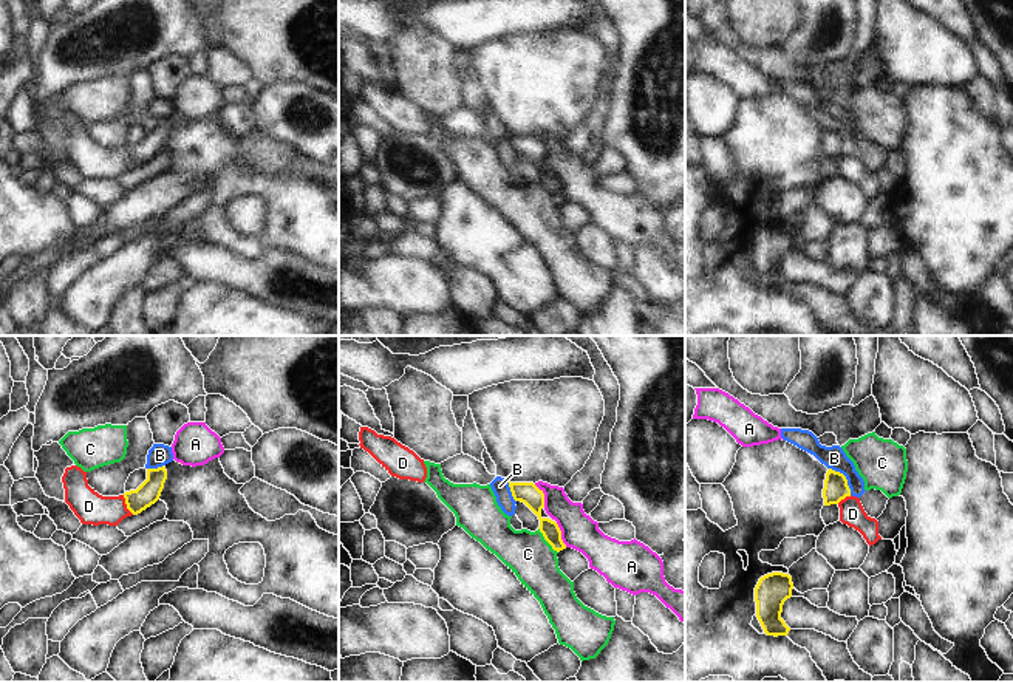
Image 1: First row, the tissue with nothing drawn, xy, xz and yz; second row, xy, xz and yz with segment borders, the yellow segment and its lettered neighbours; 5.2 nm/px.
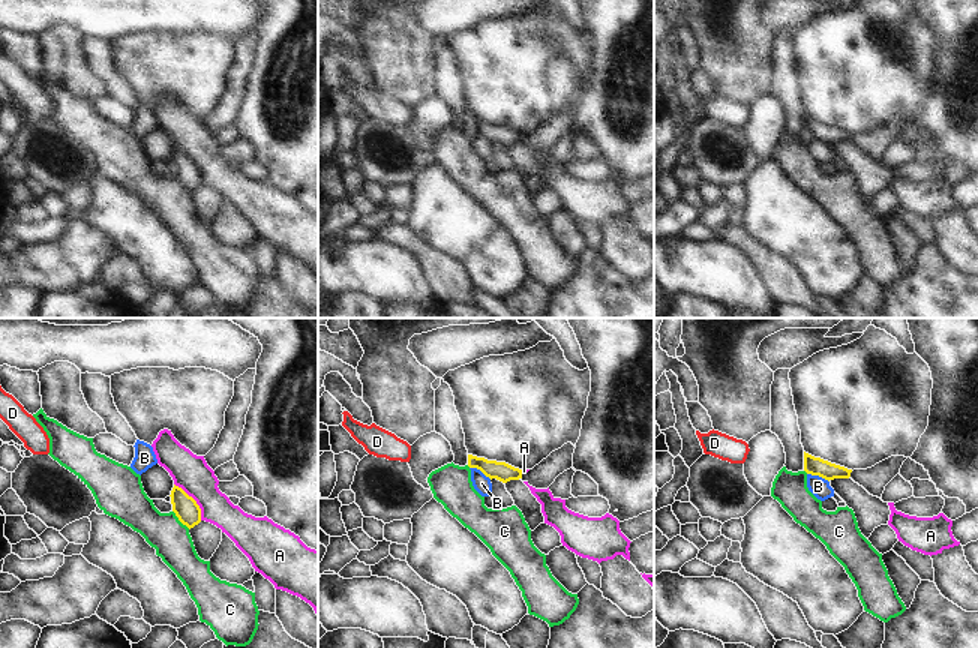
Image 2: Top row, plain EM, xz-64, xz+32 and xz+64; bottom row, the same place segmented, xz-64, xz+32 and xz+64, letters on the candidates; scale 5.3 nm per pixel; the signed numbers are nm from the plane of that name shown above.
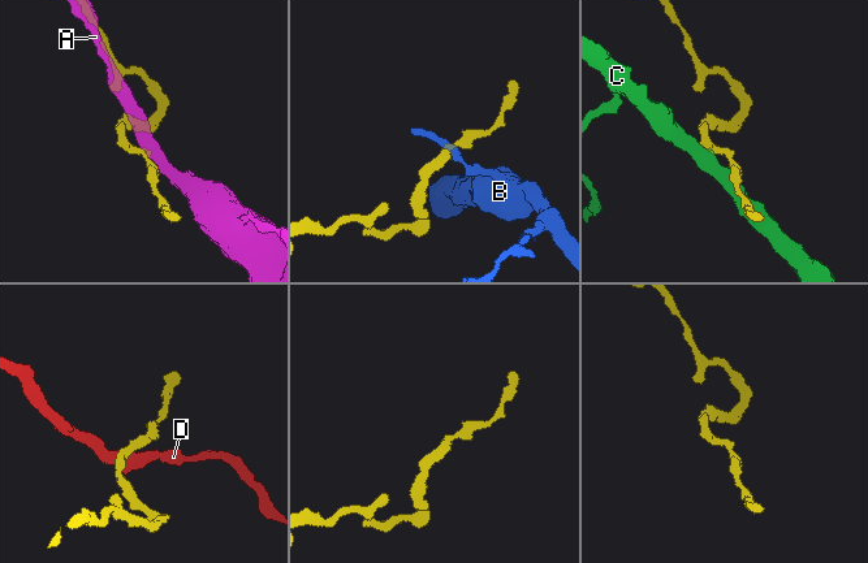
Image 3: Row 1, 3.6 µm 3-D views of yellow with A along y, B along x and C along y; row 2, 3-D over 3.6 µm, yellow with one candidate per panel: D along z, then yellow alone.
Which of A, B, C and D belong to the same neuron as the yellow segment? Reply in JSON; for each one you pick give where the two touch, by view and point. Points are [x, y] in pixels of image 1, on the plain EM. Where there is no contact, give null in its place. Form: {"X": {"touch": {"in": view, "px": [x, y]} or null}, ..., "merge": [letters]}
{"merge": []}

